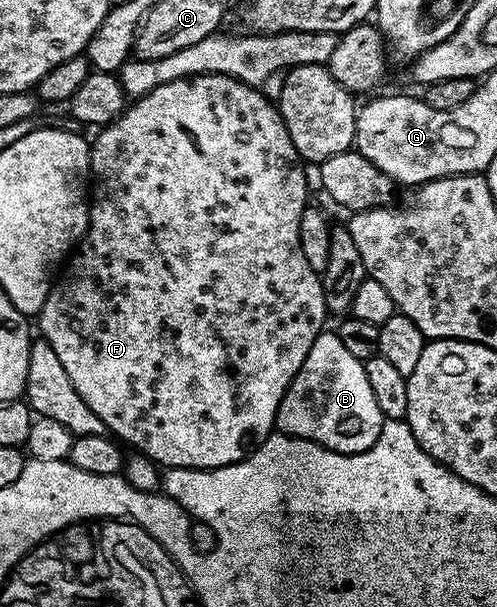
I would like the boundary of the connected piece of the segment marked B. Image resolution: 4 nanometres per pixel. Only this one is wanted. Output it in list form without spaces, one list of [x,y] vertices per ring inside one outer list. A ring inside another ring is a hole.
[[[321,330],[318,338],[314,338],[314,346],[310,346],[310,354],[306,354],[306,362],[302,362],[302,370],[298,370],[282,398],[276,428],[285,436],[297,436],[335,452],[365,452],[378,442],[384,421],[382,410],[378,410],[378,401],[374,399],[374,390],[370,390],[364,361],[354,358],[354,354],[342,346],[335,331]]]

